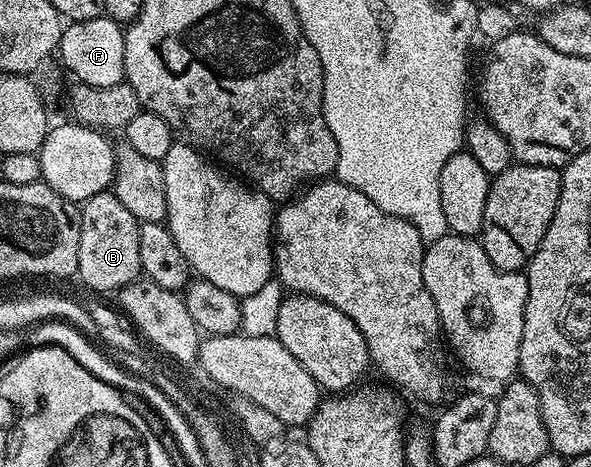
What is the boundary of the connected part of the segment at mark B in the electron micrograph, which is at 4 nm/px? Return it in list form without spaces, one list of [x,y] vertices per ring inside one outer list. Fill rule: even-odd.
[[[105,191],[86,199],[79,206],[80,238],[78,239],[78,278],[96,293],[112,293],[126,288],[141,276],[138,259],[140,222],[118,203],[115,192]]]

